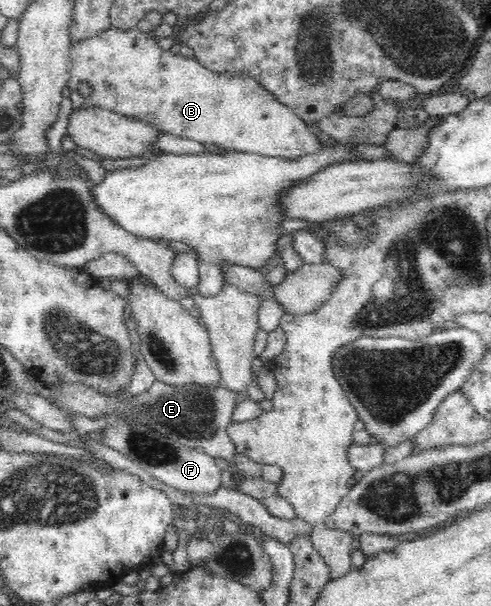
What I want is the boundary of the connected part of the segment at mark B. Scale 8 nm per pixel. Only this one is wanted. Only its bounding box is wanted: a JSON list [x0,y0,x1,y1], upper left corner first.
[67,25,327,159]

